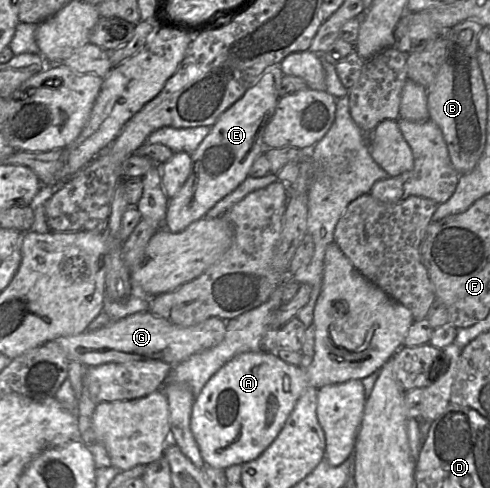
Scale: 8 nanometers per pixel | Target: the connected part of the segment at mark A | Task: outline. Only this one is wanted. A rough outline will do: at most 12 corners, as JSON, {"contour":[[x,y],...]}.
{"contour":[[326,247],[310,366],[244,352],[196,396],[206,466],[257,459],[306,387],[362,380],[407,307]]}

